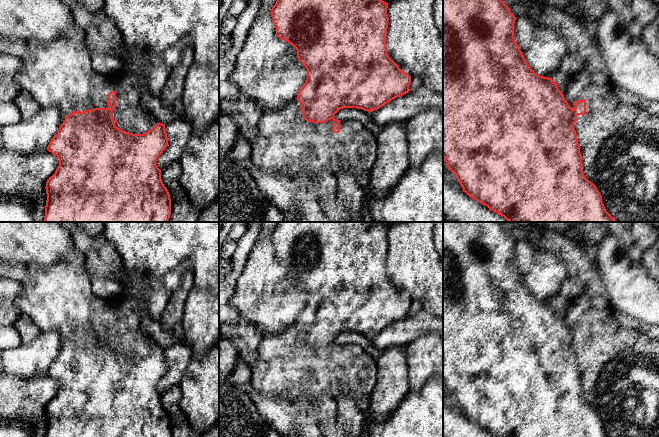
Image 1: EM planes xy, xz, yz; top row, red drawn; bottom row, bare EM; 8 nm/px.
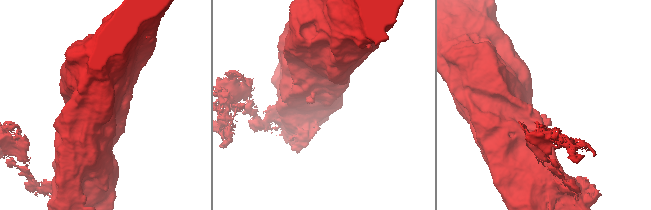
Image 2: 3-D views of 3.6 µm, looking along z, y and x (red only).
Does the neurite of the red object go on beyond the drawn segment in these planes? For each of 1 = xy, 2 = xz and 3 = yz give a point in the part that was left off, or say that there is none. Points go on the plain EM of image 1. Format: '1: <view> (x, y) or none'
1: none
2: none
3: none

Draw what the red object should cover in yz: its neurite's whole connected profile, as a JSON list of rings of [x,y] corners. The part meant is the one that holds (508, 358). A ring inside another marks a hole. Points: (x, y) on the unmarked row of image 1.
[[[443,222],[443,382],[448,393],[455,398],[463,416],[472,423],[487,430],[495,437],[608,437],[602,426],[602,420],[596,410],[589,405],[582,395],[582,379],[580,377],[580,369],[576,360],[574,348],[577,345],[578,339],[586,338],[586,324],[581,323],[574,325],[572,333],[565,324],[563,317],[558,313],[555,305],[552,302],[537,299],[526,286],[523,277],[521,276],[514,261],[514,247],[516,241],[511,237],[508,230],[501,222]]]

